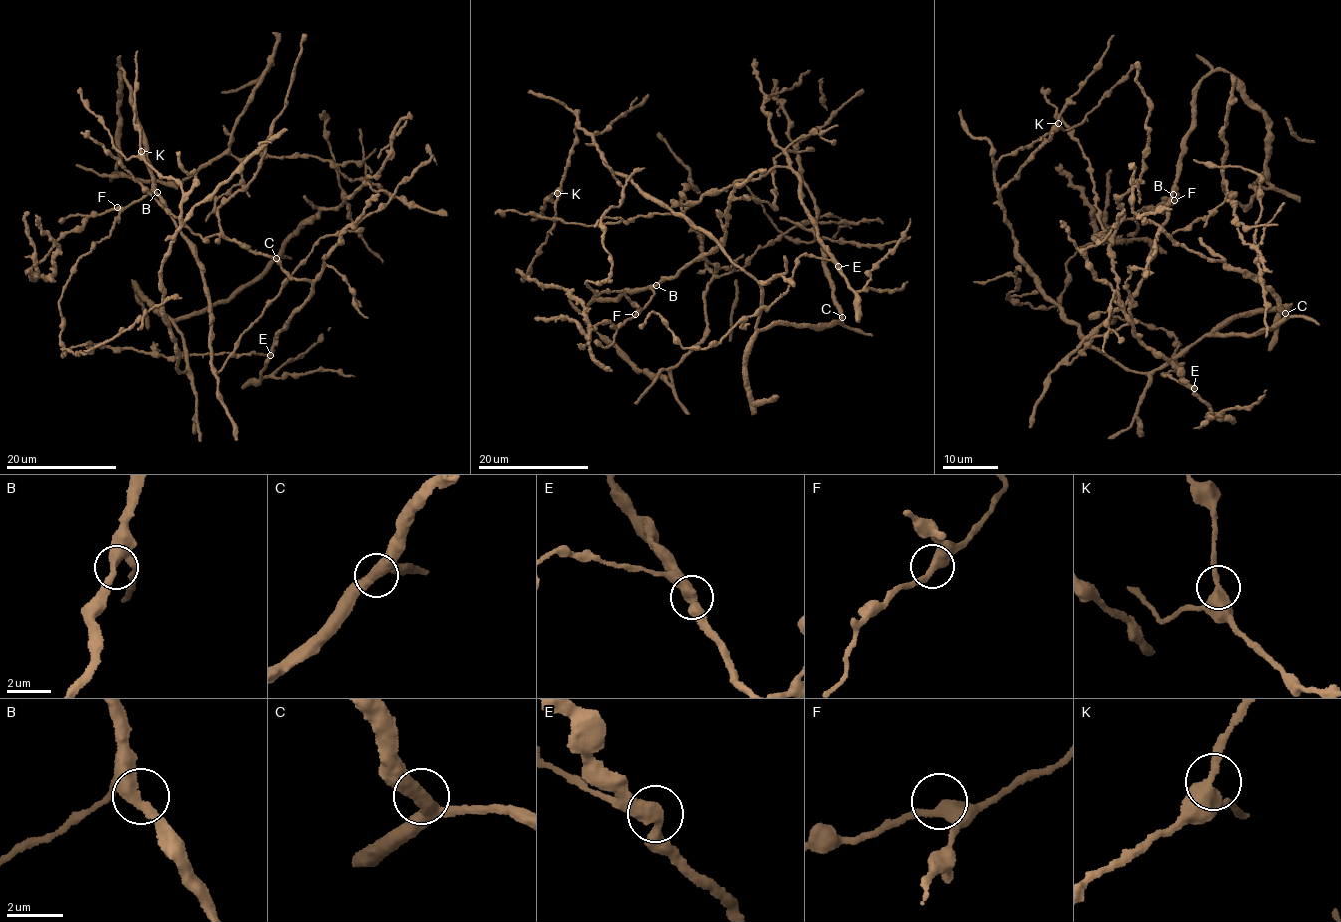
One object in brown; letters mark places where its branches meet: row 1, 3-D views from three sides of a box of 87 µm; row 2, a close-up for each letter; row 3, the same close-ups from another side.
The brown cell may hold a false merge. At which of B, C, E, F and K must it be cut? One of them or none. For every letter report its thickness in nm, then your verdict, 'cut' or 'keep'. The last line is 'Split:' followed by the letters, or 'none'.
B: 440 nm thick; keep
C: 440 nm thick; keep
E: 440 nm thick; keep
F: 420 nm thick; keep
K: 400 nm thick; keep
Split: none

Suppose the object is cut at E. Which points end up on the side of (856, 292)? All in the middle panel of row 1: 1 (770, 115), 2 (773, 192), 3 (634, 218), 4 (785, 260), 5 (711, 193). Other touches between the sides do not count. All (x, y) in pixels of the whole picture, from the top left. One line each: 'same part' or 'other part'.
1: other part
2: same part
3: other part
4: same part
5: other part

